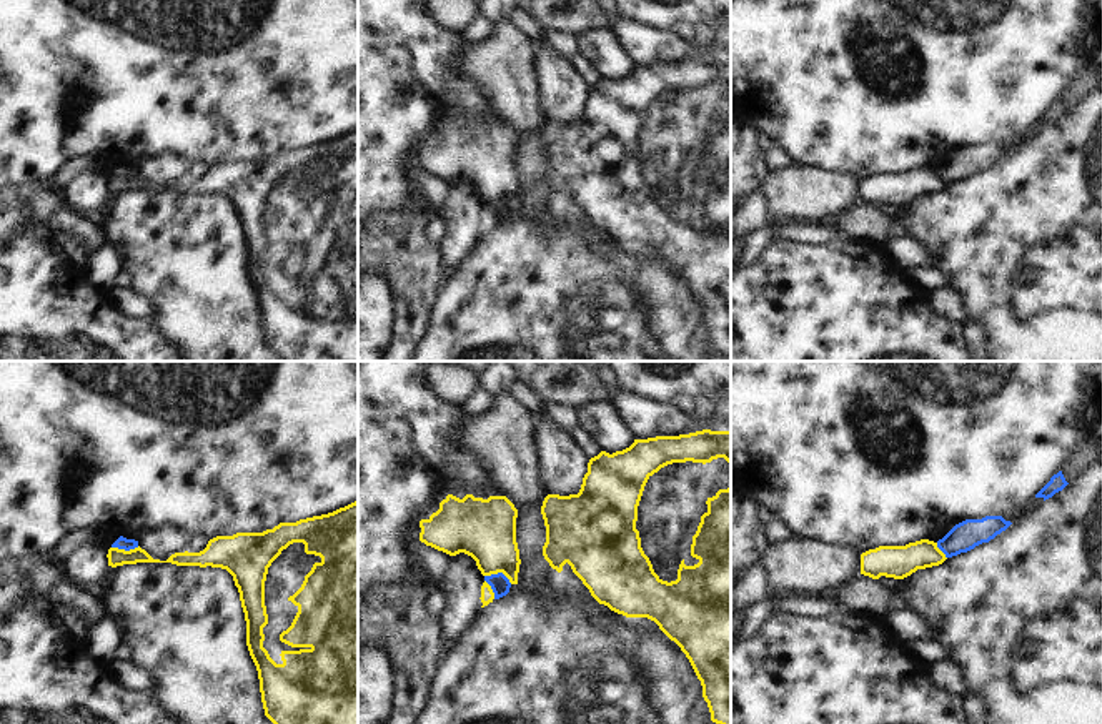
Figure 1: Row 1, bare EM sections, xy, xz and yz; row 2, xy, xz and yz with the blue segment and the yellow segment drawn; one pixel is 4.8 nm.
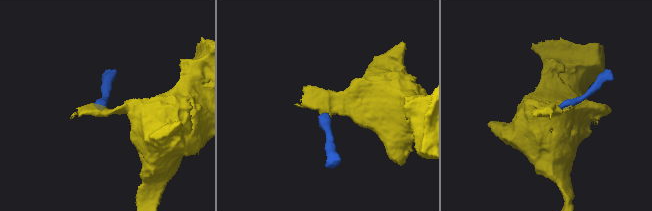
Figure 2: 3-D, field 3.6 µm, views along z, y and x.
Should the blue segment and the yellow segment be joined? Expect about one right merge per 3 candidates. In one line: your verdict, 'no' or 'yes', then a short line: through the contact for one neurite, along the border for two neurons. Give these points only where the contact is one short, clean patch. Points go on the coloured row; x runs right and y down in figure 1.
no | xz (485, 575), (501, 573), (511, 583)

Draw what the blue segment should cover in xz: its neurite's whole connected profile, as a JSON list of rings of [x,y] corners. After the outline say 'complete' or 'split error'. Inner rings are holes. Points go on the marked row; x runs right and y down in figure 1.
[[[503,573],[484,576],[484,581],[491,586],[494,599],[499,599],[509,593],[511,583]]]; complete

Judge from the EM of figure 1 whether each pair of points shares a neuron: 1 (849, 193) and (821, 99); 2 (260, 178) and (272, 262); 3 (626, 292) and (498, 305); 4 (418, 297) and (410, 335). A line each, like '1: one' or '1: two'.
1: two
2: one
3: one
4: one

